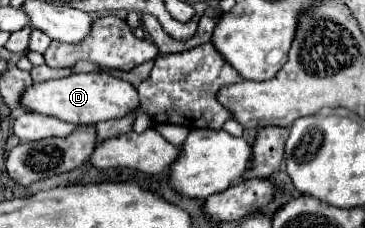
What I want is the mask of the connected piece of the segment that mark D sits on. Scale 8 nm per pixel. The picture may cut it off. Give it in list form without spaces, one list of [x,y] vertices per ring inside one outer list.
[[[77,73],[63,79],[33,83],[21,95],[21,103],[25,105],[25,109],[33,113],[57,117],[61,121],[75,123],[75,125],[95,125],[99,121],[119,119],[139,109],[137,89],[131,83],[111,77],[107,73]]]

